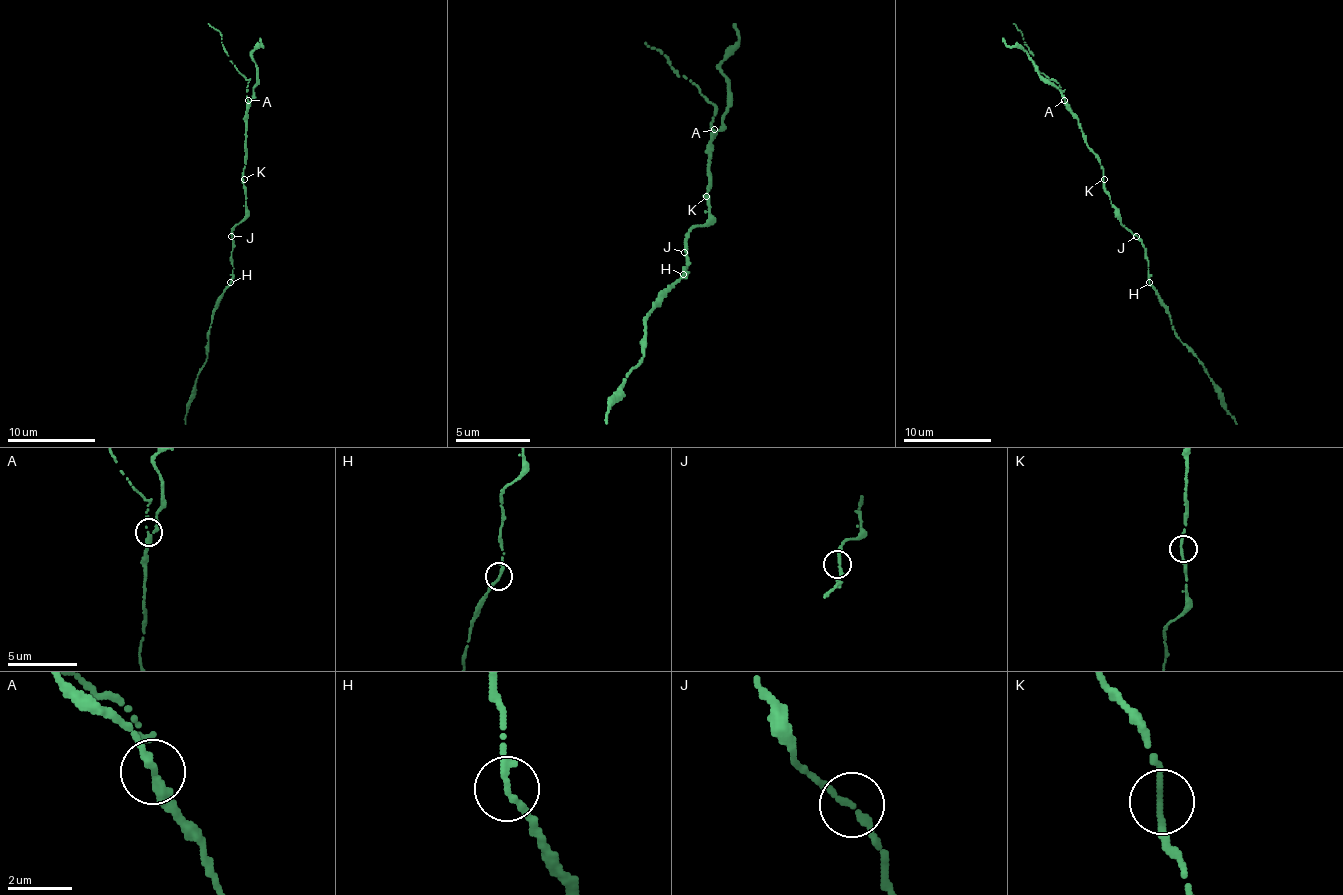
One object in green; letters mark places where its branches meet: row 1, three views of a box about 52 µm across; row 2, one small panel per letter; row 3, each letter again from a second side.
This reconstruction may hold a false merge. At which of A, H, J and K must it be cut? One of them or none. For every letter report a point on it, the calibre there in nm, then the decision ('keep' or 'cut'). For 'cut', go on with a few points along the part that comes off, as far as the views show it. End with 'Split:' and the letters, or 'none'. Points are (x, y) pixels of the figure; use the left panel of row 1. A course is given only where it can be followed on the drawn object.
A: (248, 100) | 260 nm | keep
H: (230, 282) | 200 nm | keep
J: (231, 236) | 200 nm | keep
K: (244, 179) | 190 nm | keep
Split: none

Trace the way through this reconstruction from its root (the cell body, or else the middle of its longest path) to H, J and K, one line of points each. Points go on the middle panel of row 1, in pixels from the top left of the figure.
H: (699, 226), (687, 234), (687, 267), (684, 267), (687, 271), (684, 275)
J: (699, 226), (687, 234), (687, 249), (684, 252)
K: (699, 226), (710, 219), (710, 200), (706, 196)

